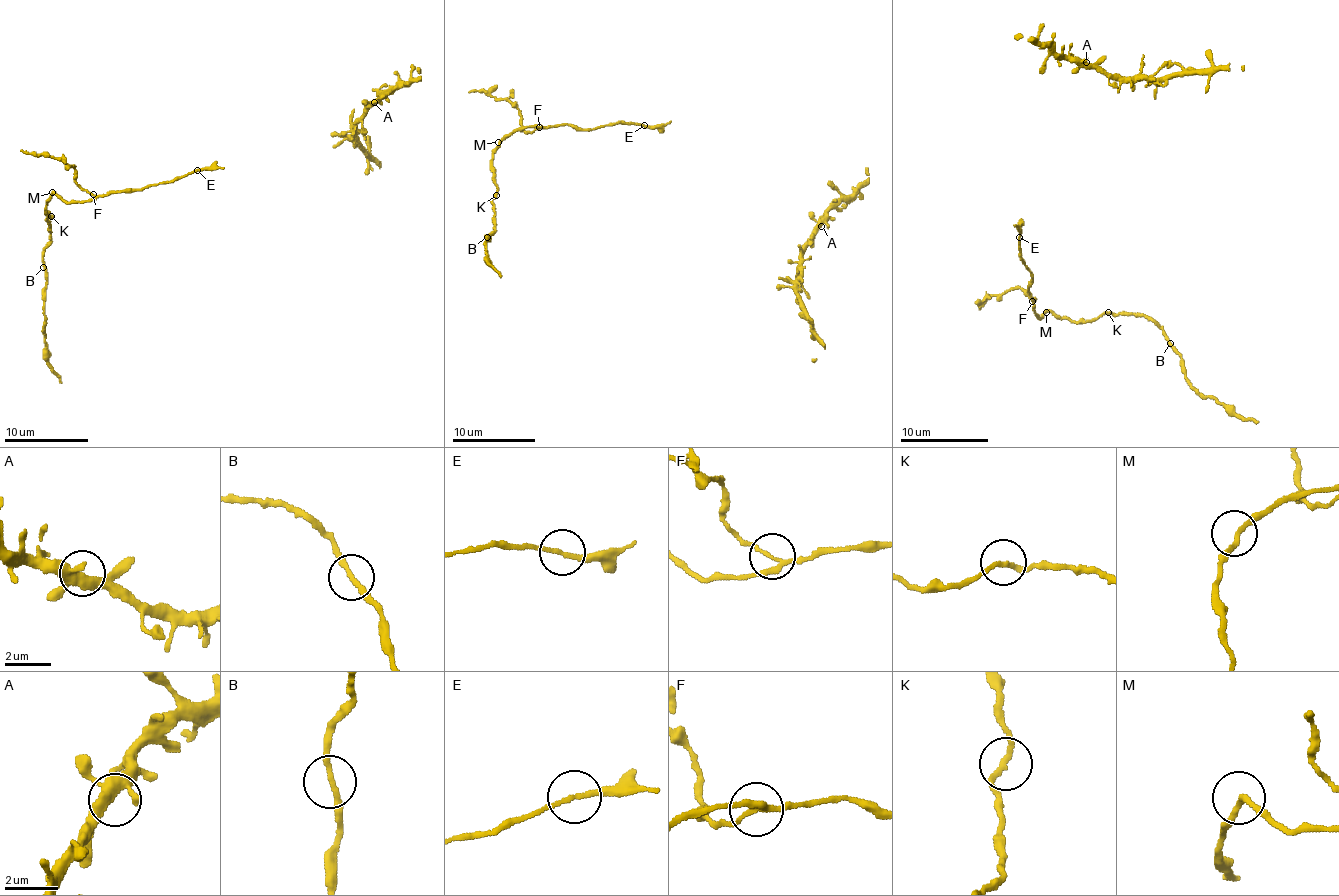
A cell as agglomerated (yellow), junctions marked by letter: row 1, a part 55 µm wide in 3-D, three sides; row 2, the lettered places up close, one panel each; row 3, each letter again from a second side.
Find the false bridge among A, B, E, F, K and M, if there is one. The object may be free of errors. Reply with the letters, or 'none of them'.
F

